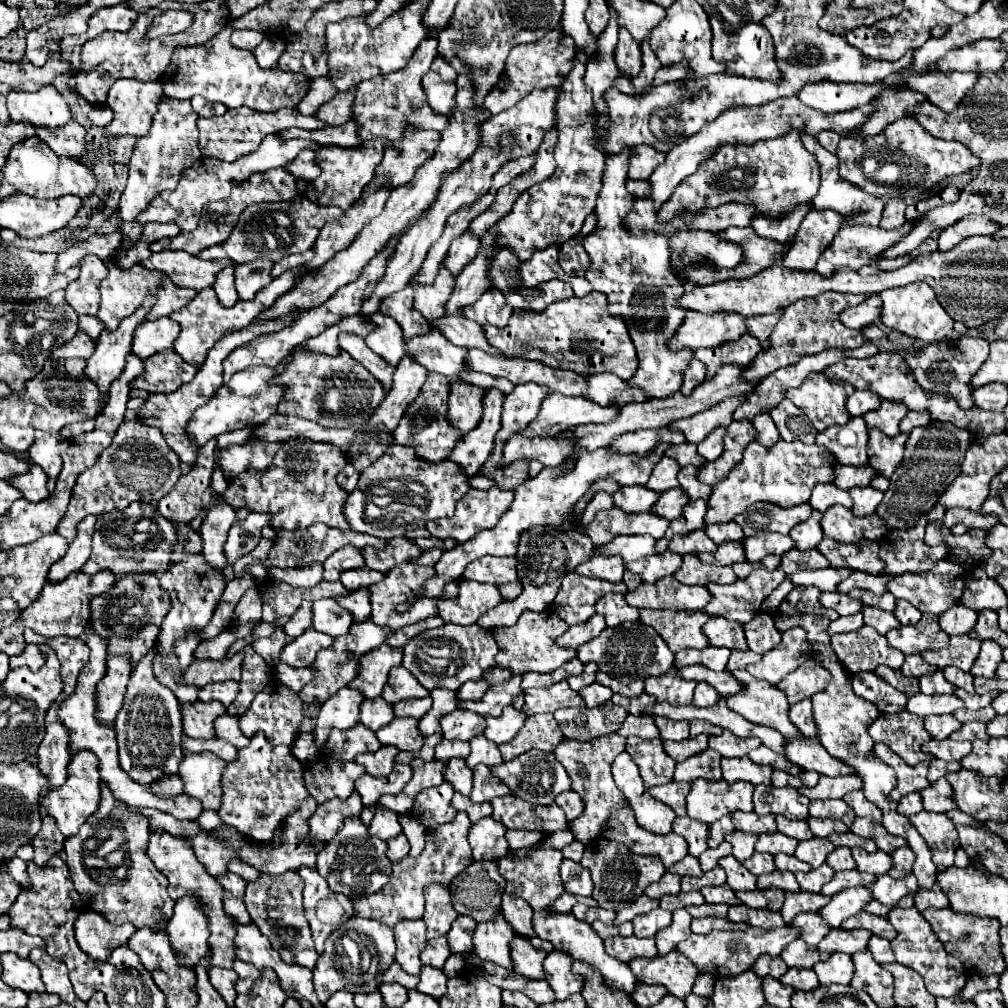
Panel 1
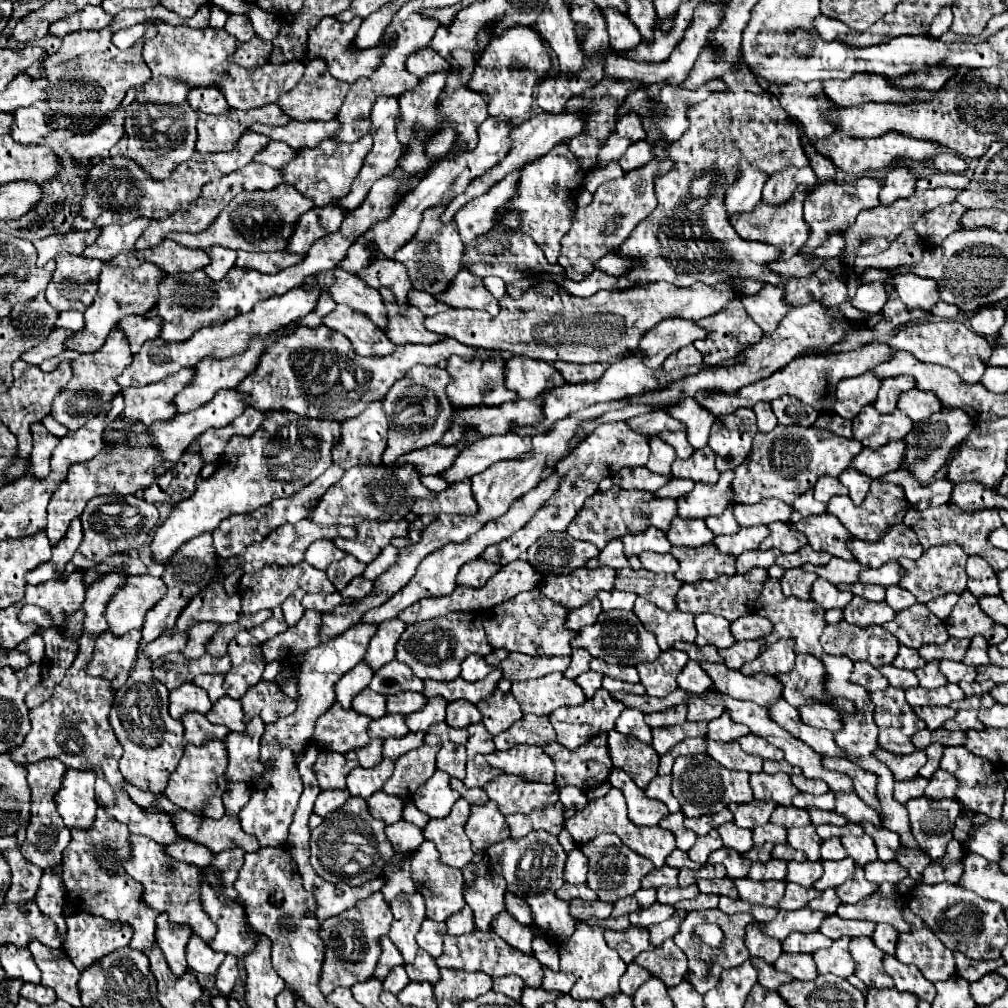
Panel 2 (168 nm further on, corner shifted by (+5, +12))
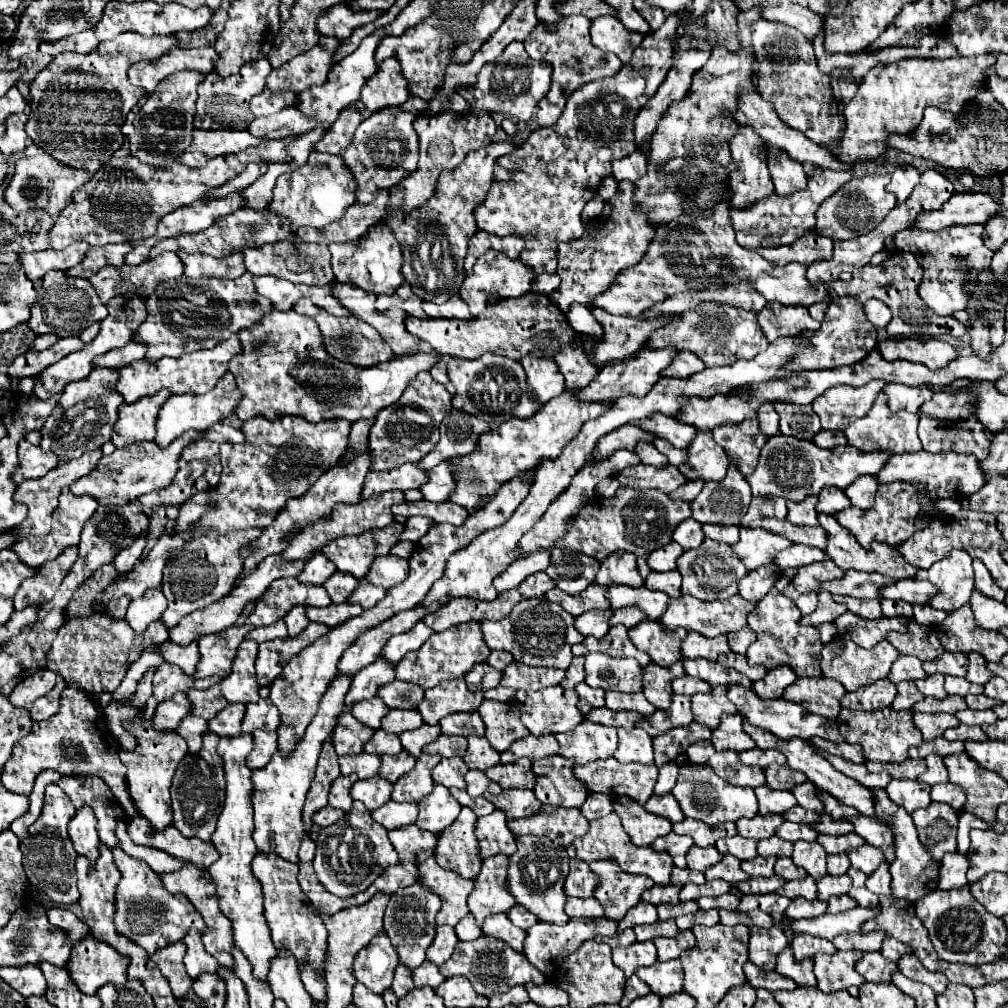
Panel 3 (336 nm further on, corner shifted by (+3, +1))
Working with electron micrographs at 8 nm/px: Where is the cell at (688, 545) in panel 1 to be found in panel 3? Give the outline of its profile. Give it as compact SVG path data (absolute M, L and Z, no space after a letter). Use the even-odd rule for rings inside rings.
M688 518L684 522L680 522L680 526L676 526L672 538L684 548L684 550L690 550L690 548L696 548L704 542L704 532L702 532L702 524L696 522L694 518Z

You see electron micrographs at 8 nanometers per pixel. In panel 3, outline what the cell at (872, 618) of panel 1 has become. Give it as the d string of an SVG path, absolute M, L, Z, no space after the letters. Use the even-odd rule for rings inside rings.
M846 612L836 618L836 626L842 638L850 638L862 648L872 648L880 640L886 638L892 630L904 630L908 618L878 618L878 620L864 620L858 614Z

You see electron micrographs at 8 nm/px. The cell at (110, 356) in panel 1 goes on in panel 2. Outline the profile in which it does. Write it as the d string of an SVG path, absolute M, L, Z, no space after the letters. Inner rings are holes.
M116 327L106 339L106 343L90 355L82 355L76 361L72 361L72 379L62 389L62 395L54 399L50 415L64 425L68 431L76 431L76 427L82 427L86 421L90 421L94 415L100 415L104 411L104 405L110 403L118 393L120 387L116 383L116 377L130 365L132 353L128 349L128 343L124 339L124 333Z

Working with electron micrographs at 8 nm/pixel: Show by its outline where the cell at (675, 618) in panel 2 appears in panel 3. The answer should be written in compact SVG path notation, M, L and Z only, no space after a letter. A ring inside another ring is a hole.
M642 620L634 628L630 628L632 642L640 650L644 650L646 654L650 654L652 662L656 662L660 666L670 666L672 662L682 660L680 646L682 646L686 634L688 632L684 628L666 630L656 620Z

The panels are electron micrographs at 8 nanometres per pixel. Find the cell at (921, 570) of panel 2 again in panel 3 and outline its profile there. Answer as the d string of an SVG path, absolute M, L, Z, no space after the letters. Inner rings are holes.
M952 550L946 558L934 562L926 570L918 570L918 580L932 582L938 592L928 600L928 606L952 612L970 600L974 590L972 558L964 550Z

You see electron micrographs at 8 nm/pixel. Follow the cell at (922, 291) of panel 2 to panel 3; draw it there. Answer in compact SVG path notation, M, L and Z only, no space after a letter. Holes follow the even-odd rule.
M966 224L966 226L948 226L948 230L900 230L896 234L896 248L908 250L916 258L924 258L924 280L920 282L920 298L924 304L934 310L938 316L950 316L954 310L966 308L966 274L968 270L982 270L992 260L992 250L982 244L982 226Z

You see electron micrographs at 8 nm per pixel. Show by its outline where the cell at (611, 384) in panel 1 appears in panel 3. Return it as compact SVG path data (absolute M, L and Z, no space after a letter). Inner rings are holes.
M564 346L564 350L556 356L556 364L566 378L568 390L582 390L598 374L598 368L590 364L580 346Z

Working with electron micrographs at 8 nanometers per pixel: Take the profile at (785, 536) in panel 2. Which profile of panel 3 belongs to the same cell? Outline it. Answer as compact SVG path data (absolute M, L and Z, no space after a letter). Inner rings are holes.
M792 544L790 548L776 554L774 564L780 566L782 570L786 570L786 568L800 568L800 566L806 566L812 562L820 562L824 558L826 558L826 554L822 550L816 550L816 548L804 546L804 544Z

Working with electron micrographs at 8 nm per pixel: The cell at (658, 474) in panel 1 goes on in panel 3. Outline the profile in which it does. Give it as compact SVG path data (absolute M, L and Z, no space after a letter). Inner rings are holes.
M640 442L640 446L636 446L636 454L640 456L642 464L654 466L654 468L664 468L664 466L668 466L668 458L664 458L664 454L660 454L660 452L654 448L654 444Z

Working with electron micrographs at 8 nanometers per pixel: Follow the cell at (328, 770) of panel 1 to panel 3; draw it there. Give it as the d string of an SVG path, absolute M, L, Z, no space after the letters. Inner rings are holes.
M356 774L350 776L338 776L332 786L330 786L330 794L328 794L328 804L334 808L340 808L344 812L348 812L352 808L352 798L350 798L350 788L356 782Z

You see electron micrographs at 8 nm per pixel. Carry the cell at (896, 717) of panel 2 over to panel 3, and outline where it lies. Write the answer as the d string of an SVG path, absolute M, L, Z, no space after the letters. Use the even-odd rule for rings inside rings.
M890 706L880 708L880 710L872 710L872 712L842 708L836 722L838 722L838 730L846 742L862 746L866 760L904 762L904 760L908 760L908 748L920 746L924 742L920 730L912 722L910 710L894 710Z

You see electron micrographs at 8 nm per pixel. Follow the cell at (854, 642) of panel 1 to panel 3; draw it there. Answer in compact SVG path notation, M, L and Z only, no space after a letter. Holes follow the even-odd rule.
M836 638L828 644L824 644L822 648L822 660L820 660L820 668L824 672L824 676L838 680L848 692L858 690L860 686L866 686L866 682L876 682L880 678L886 678L890 674L890 668L894 664L894 660L900 654L896 654L894 646L886 640L878 642L874 648L864 650L860 646L856 646L852 640L844 640L844 638Z

